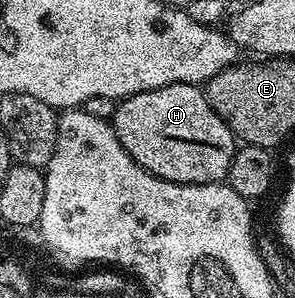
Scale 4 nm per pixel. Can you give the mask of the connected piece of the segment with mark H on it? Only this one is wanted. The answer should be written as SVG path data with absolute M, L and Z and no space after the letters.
M178 82L165 88L134 94L122 99L115 107L113 119L115 135L121 140L125 152L141 168L153 176L181 184L222 183L229 172L229 164L237 149L237 139L231 129L213 112L206 93L194 82Z

